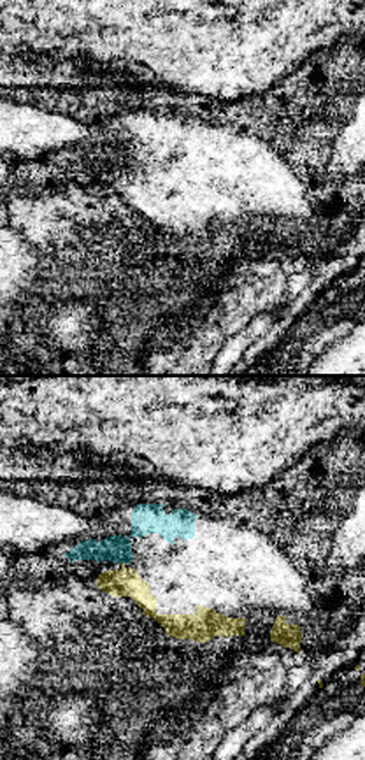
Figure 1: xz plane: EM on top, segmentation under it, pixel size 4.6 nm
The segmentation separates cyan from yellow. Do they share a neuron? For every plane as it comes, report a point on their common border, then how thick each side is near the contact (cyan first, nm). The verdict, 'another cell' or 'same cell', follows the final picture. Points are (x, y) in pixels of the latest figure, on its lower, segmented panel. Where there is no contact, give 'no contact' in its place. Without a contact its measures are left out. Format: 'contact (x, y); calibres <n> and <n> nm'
contact (123, 562); calibres 140 and 130 nm

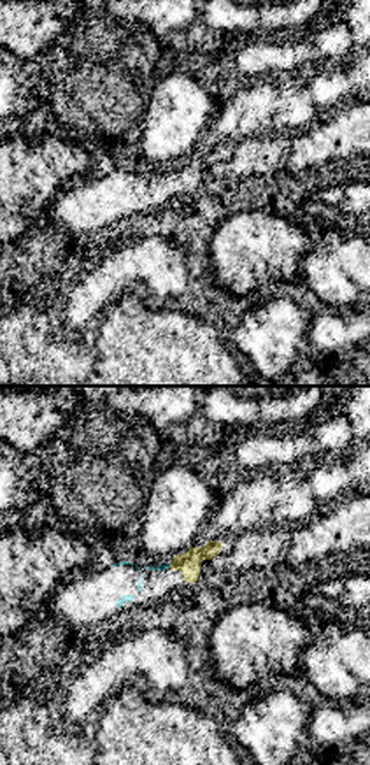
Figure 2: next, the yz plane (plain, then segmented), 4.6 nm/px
contact (169, 565); calibres 30 and 100 nm

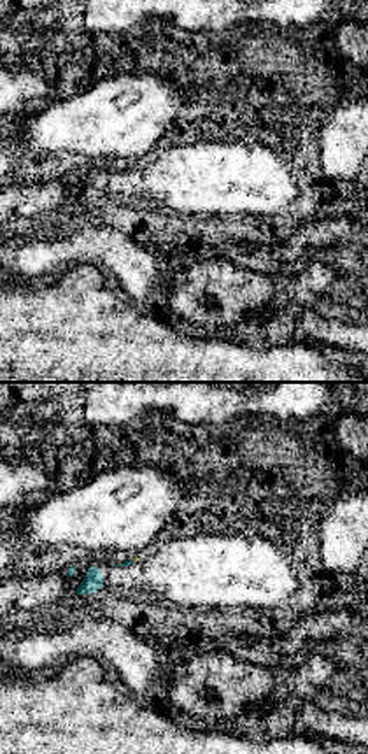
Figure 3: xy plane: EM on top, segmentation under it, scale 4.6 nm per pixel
contact (123, 563); calibres 20 and 20 nm

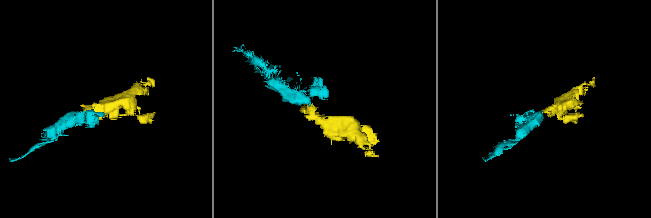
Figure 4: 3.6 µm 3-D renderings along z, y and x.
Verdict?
same cell

